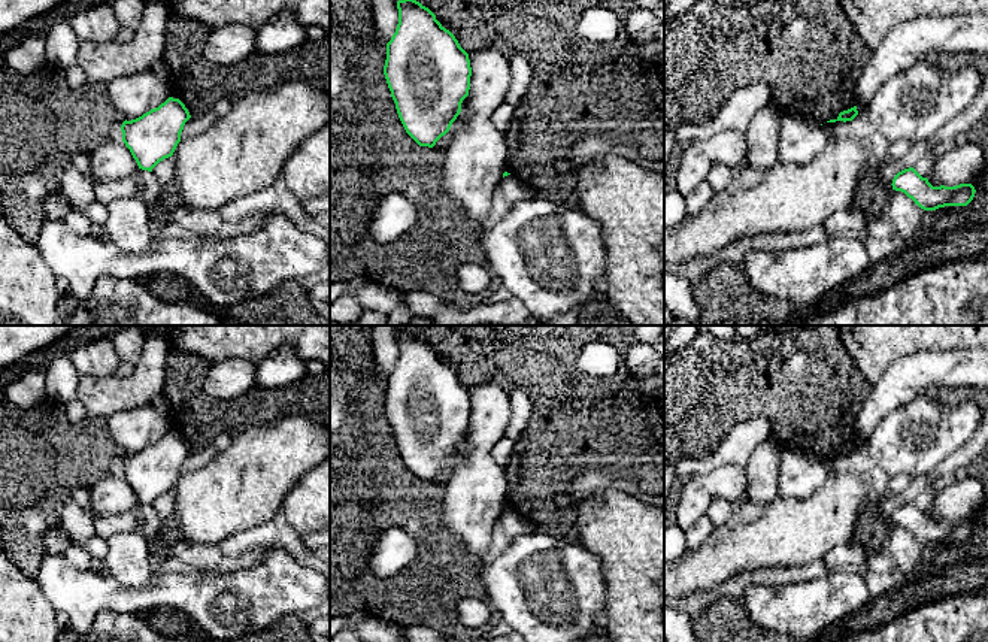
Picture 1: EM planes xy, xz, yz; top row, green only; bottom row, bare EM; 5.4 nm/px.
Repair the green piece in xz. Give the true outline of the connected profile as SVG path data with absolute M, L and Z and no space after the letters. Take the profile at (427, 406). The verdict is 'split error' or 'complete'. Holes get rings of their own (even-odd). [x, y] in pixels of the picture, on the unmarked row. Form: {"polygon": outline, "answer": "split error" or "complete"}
{"polygon": "M397 336L398 358L387 378L384 409L406 467L433 482L469 430L469 388L419 336Z", "answer": "complete"}

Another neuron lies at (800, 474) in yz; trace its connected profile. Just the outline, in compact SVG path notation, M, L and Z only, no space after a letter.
M785 449L779 467L782 499L804 499L819 488L828 476L821 458L806 451Z

